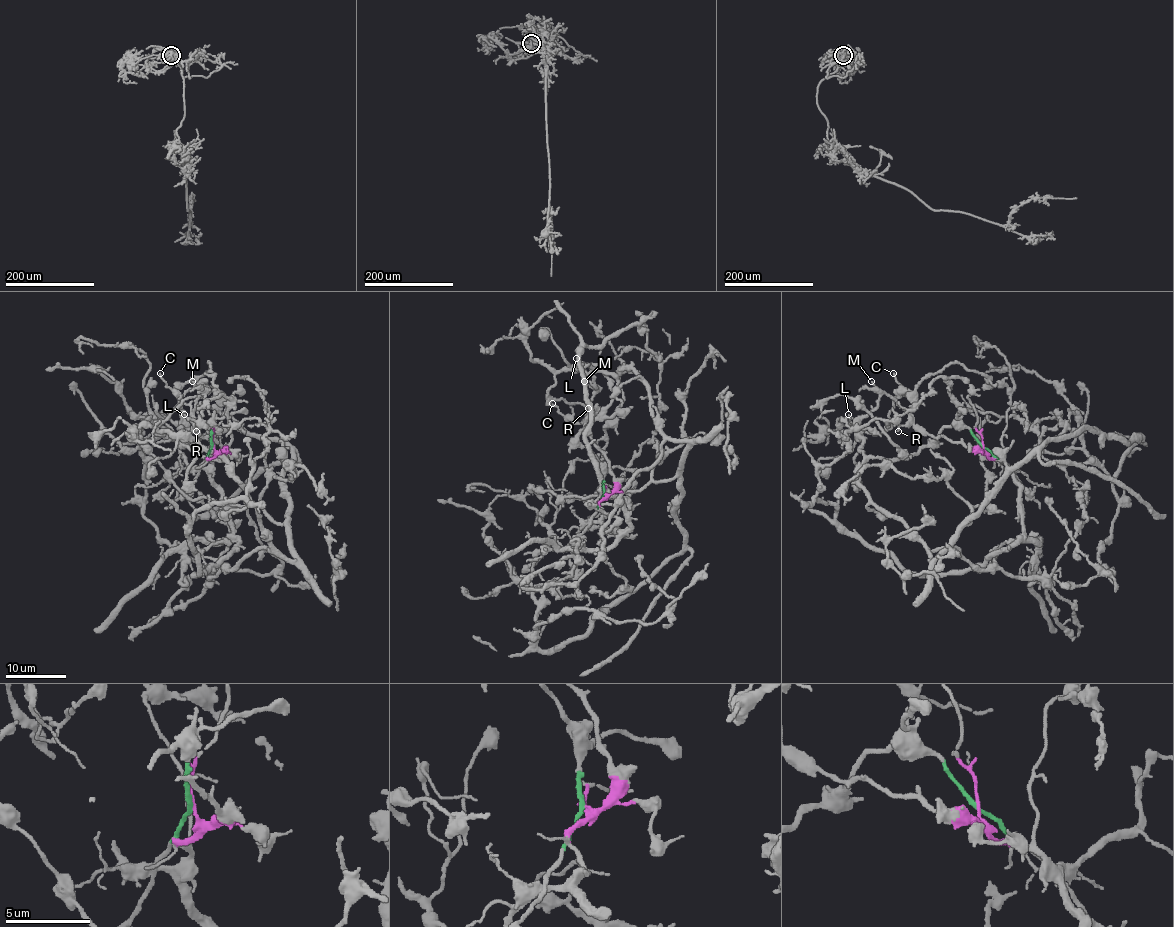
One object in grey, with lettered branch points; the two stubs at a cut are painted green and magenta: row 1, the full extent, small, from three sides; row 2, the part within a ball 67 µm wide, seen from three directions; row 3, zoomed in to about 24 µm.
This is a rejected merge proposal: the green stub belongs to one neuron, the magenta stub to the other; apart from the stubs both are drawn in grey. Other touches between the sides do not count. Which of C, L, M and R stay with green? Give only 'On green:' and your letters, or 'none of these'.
On green: none of these

